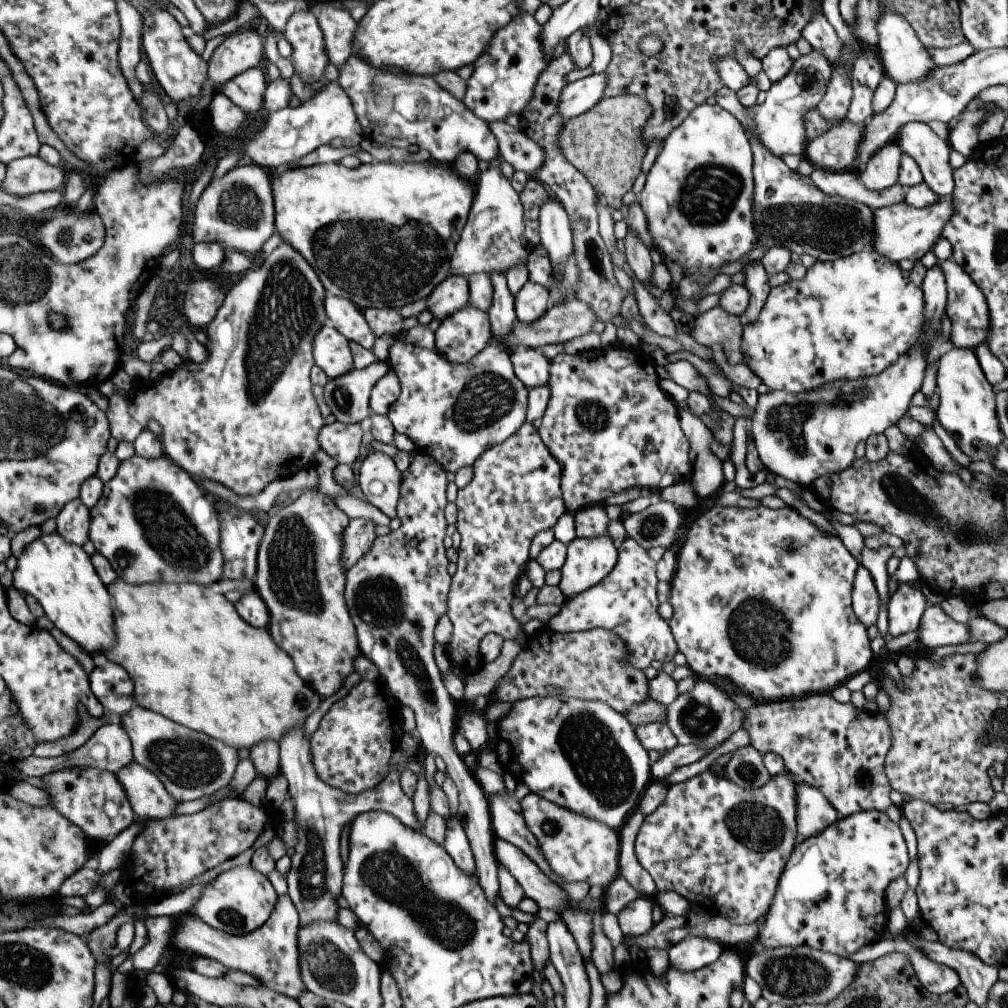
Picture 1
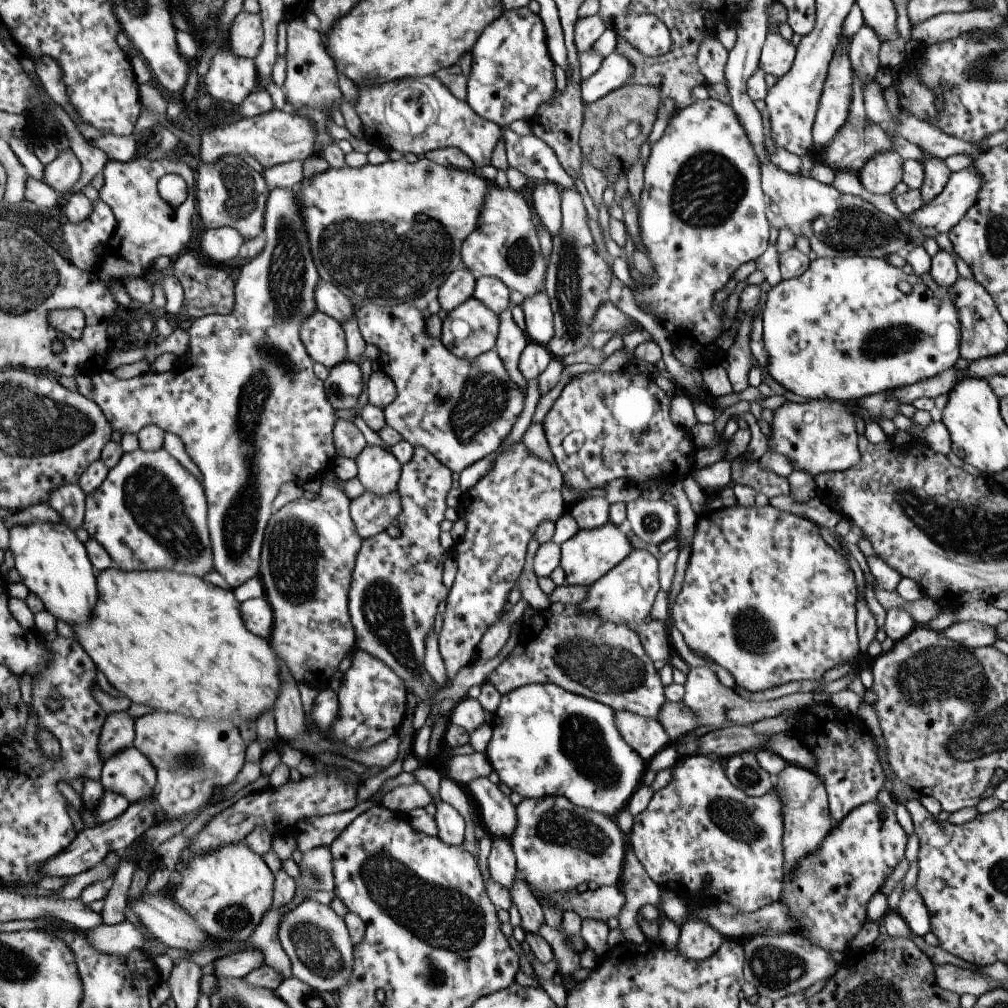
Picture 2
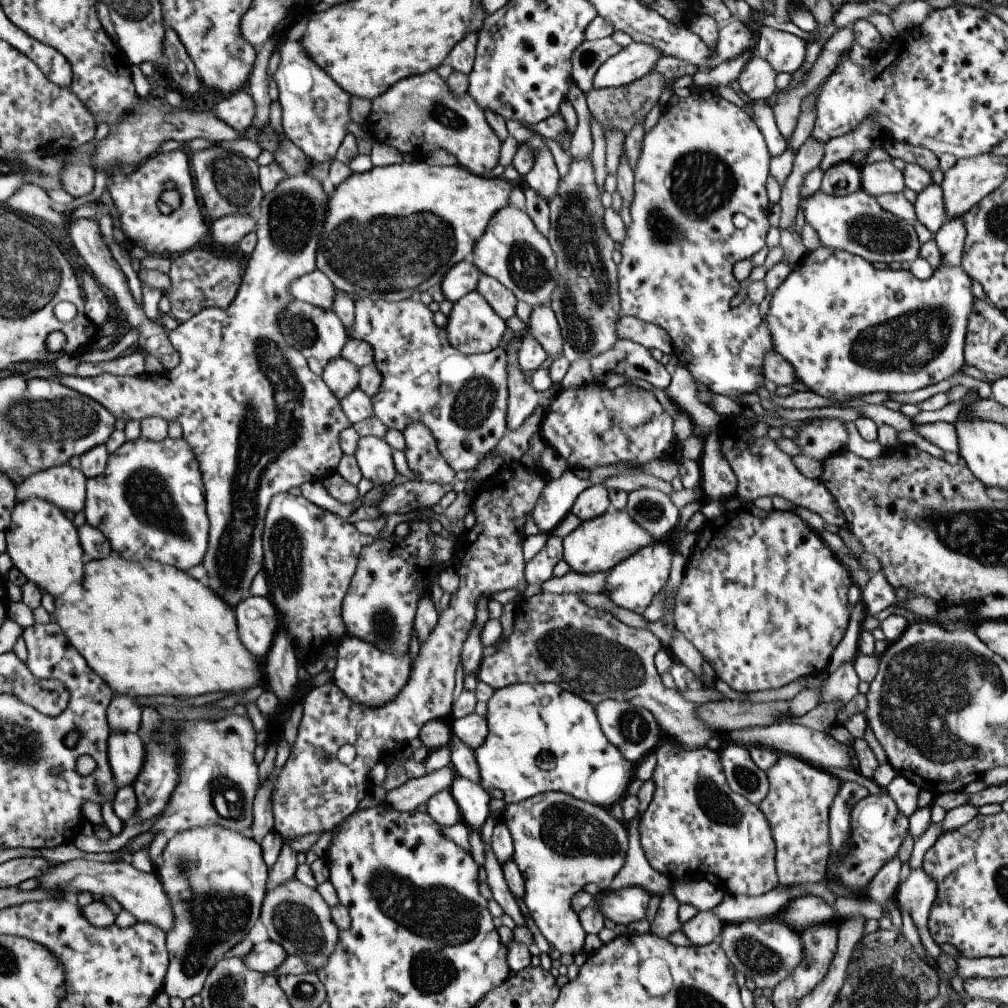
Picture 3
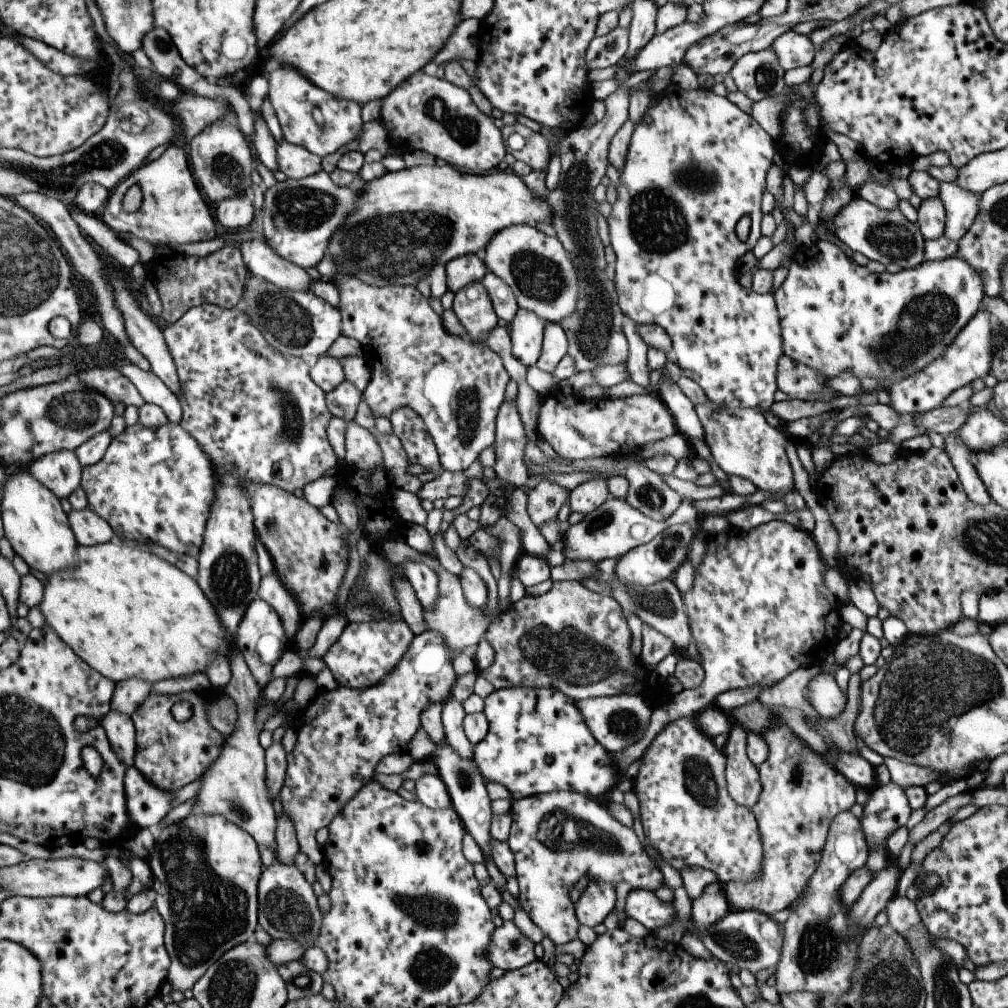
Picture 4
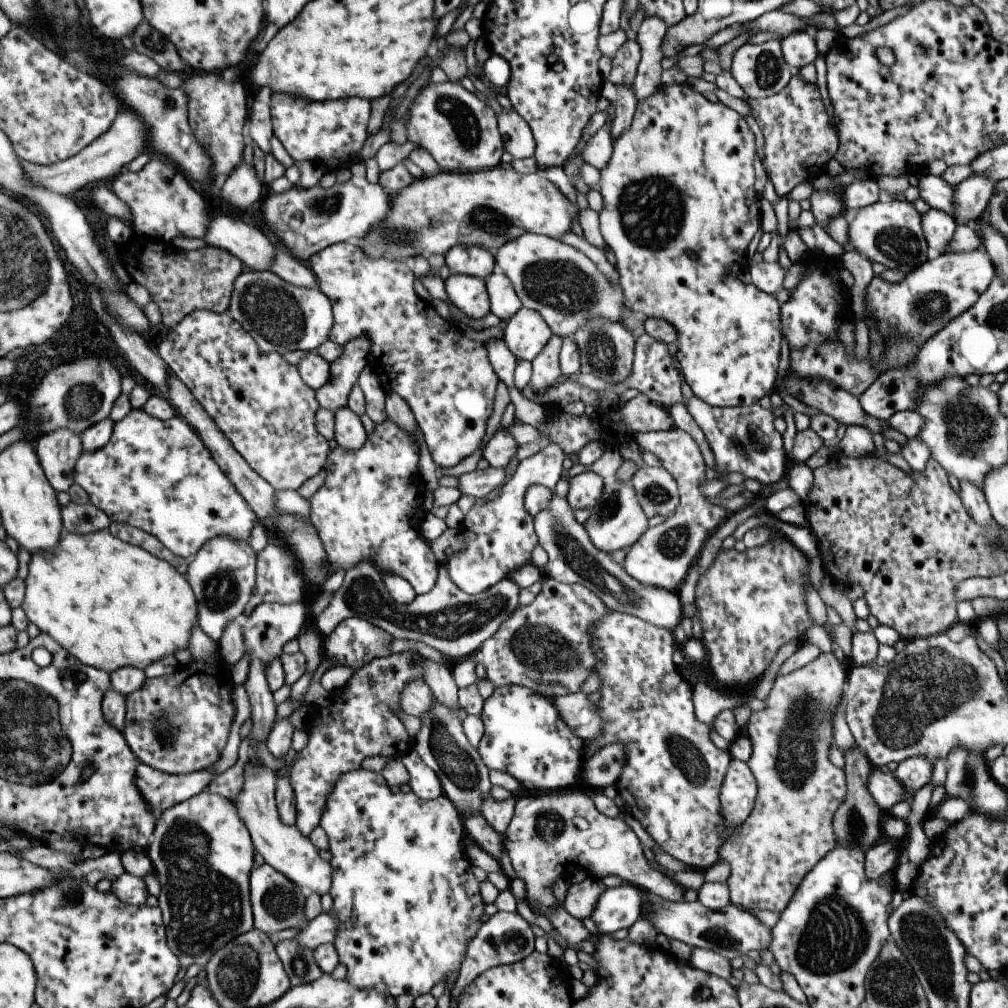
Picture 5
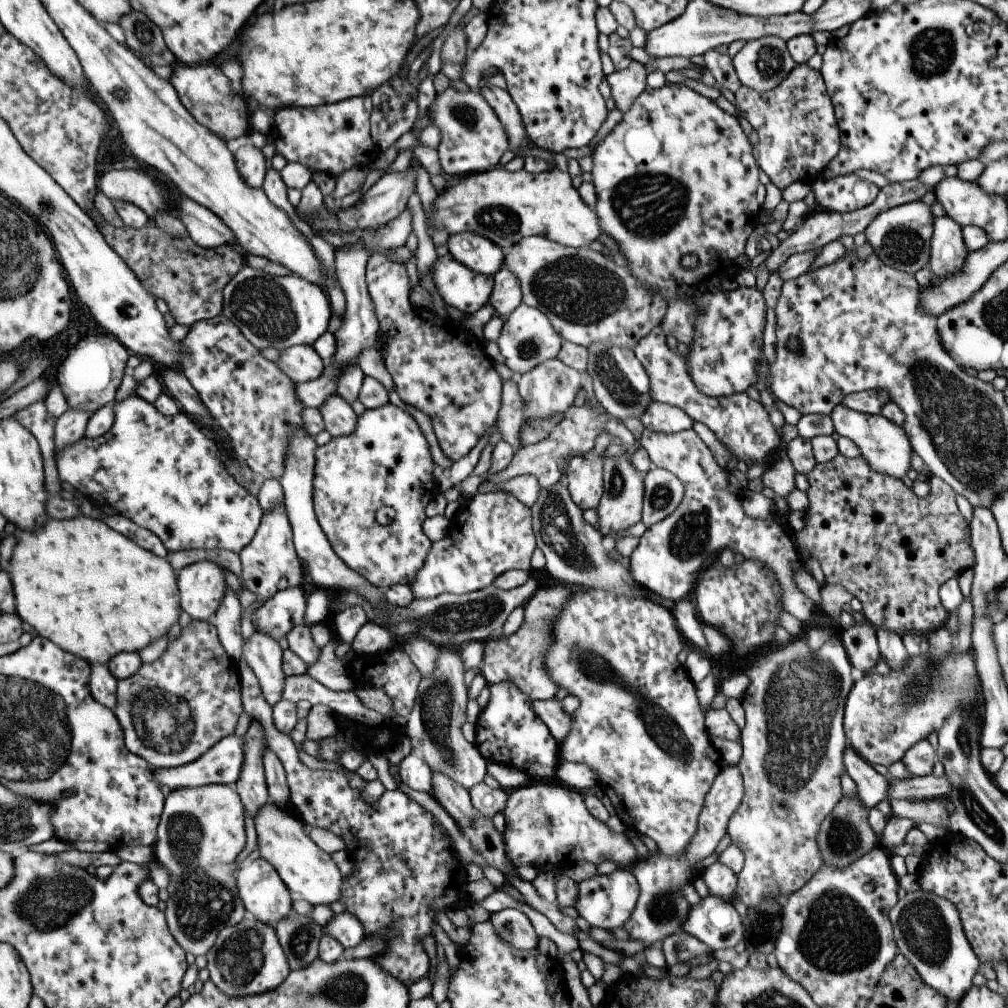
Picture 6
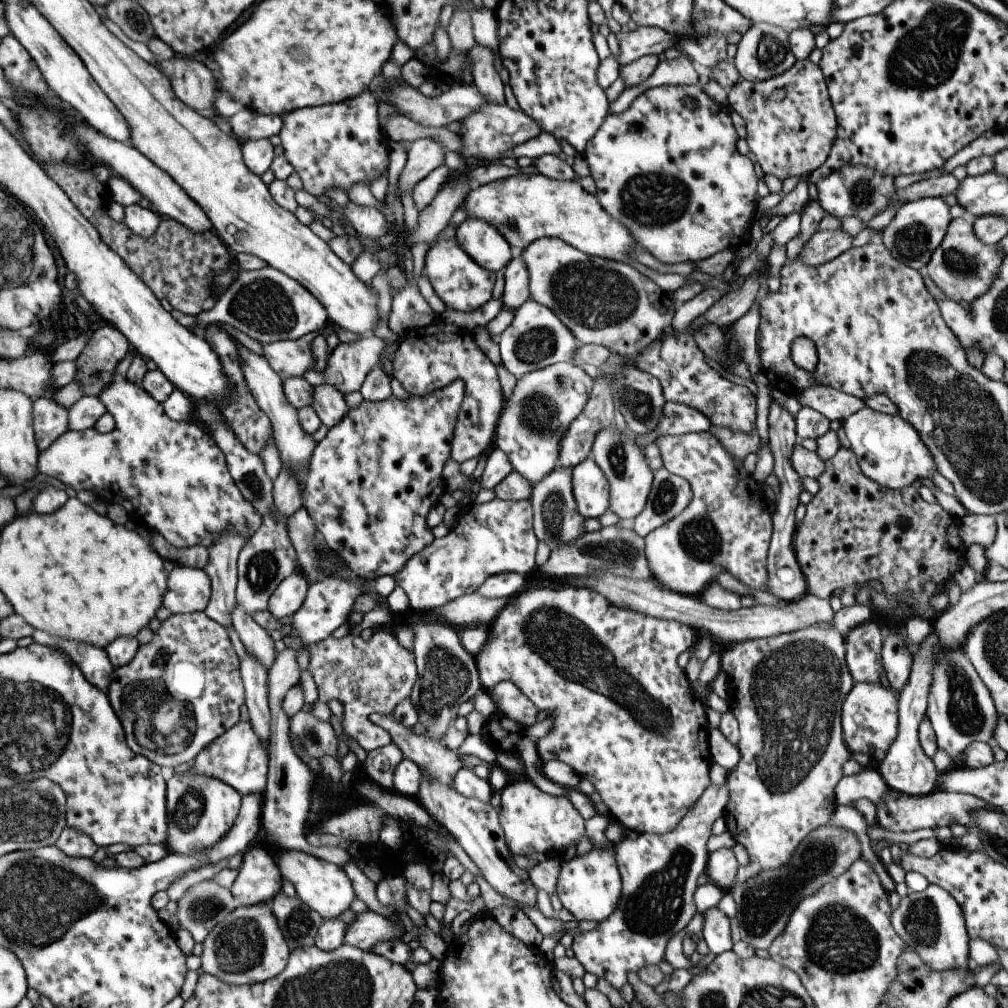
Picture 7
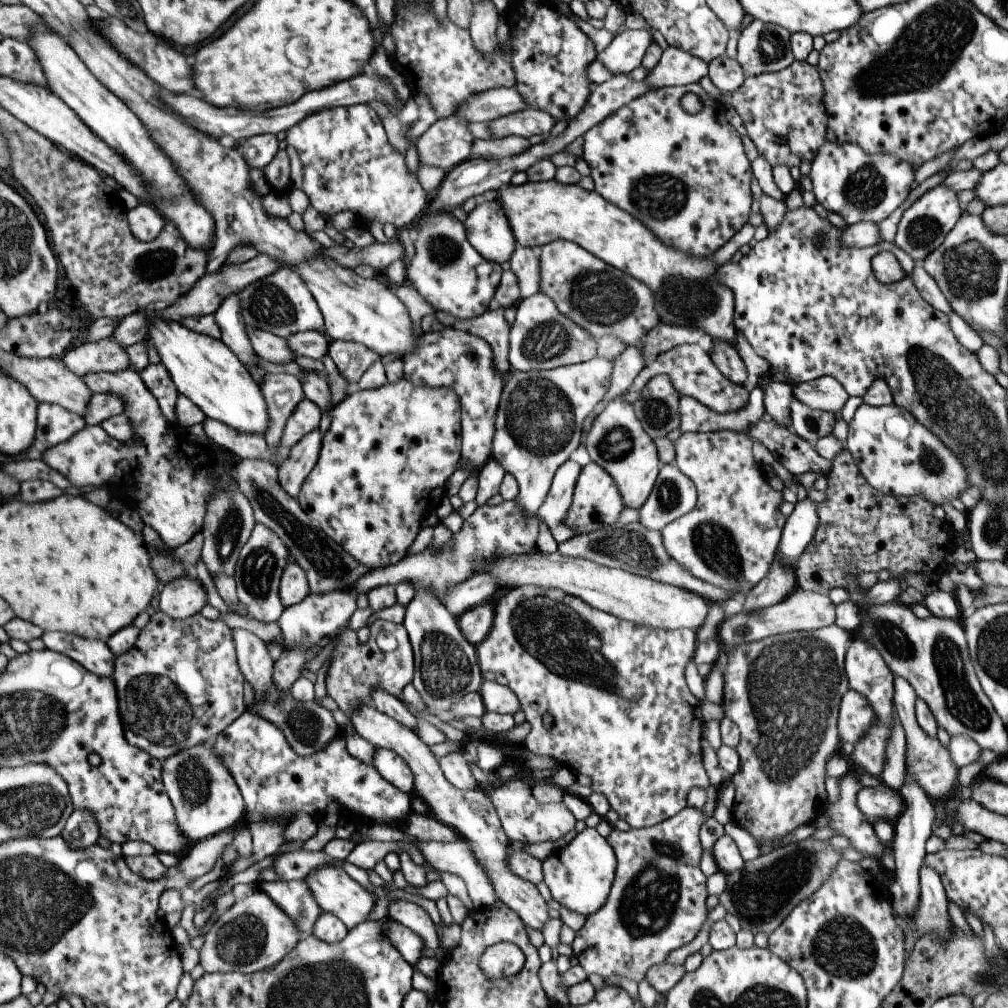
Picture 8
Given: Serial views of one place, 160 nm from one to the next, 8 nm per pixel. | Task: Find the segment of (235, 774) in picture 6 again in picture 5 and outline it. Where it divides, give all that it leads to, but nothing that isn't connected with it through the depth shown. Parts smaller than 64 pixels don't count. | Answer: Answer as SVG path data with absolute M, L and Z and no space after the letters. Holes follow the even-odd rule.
M139 763L134 770L134 783L143 802L145 802L153 816L157 817L158 814L170 809L177 803L183 802L193 795L199 794L203 791L205 786L207 788L207 784L215 777L209 772L210 769L211 767L208 767L207 769L195 771L186 775L168 775L159 772L150 766Z

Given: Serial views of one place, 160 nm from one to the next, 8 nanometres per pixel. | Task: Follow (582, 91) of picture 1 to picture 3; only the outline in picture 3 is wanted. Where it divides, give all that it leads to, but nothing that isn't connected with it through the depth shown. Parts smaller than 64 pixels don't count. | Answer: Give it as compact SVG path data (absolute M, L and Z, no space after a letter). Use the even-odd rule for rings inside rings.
M632 41L597 68L592 88L618 88L630 84L651 73L655 62L661 58L659 48Z

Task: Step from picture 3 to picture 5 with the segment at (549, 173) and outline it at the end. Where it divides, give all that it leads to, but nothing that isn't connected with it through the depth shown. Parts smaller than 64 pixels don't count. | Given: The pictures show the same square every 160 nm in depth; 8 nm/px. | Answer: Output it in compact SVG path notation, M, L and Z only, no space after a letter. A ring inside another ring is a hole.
M501 111L496 116L497 130L502 147L514 159L526 159L534 155L534 140L527 123L515 111Z

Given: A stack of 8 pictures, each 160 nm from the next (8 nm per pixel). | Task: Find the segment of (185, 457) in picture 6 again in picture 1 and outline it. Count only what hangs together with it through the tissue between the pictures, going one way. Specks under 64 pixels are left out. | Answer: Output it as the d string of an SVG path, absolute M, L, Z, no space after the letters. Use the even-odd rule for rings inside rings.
M134 454L120 462L115 476L103 483L99 500L88 511L88 540L124 583L189 582L209 586L221 579L223 562L219 548L218 512L198 482L165 454L156 459L144 459Z

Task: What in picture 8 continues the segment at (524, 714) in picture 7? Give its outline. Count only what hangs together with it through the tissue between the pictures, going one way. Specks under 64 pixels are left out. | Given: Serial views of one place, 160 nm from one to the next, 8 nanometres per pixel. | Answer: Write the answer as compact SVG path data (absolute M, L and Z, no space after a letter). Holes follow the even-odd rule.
M483 681L477 692L486 713L513 715L520 708L515 694L507 686L492 681Z

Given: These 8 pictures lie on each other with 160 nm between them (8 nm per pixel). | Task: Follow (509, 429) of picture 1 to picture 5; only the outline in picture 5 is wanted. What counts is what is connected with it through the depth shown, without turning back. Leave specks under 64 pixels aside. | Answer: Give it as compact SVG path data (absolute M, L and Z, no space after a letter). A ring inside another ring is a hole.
M343 241L333 243L323 250L314 254L307 260L307 267L317 278L318 289L329 299L333 315L333 326L331 326L328 339L335 344L342 345L347 341L352 341L356 336L363 336L369 341L368 356L365 357L364 368L370 370L373 375L376 375L377 382L380 383L381 390L385 395L398 394L411 409L416 424L421 430L423 442L431 456L432 461L437 467L455 466L459 464L463 458L467 458L473 452L477 452L481 448L481 440L485 434L485 422L491 414L491 406L493 406L493 398L495 396L495 386L499 381L496 372L492 369L491 363L487 358L486 346L484 343L474 341L465 341L461 332L453 326L453 323L439 317L435 310L431 307L431 303L421 299L413 290L413 273L405 263L391 262L384 258L370 259L363 254L363 251L356 245L354 241Z

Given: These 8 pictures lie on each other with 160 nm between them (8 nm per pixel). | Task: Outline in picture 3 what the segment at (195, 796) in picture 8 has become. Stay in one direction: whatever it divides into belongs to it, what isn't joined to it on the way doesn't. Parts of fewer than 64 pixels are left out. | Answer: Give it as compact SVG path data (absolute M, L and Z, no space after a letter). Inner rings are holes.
M197 826L177 832L167 840L154 873L173 912L173 926L164 934L168 966L161 992L169 998L191 999L199 995L209 970L224 958L225 952L245 939L257 922L268 884L268 869L263 863L260 846L252 839L221 826Z

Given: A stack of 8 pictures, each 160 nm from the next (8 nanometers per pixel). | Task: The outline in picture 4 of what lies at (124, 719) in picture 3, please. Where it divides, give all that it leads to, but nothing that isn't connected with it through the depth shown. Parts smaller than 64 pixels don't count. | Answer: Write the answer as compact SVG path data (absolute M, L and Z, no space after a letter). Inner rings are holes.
M136 678L116 682L110 698L110 708L126 717L131 717L147 698L150 690L149 683Z

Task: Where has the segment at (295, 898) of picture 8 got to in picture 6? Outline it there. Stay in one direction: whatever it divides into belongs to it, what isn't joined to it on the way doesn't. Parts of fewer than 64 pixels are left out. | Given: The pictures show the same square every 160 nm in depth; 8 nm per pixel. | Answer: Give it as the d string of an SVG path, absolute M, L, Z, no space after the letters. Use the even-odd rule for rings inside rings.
M310 912L297 914L296 917L293 913L287 914L275 924L274 932L289 970L305 968L309 962L318 958L321 926L313 922Z

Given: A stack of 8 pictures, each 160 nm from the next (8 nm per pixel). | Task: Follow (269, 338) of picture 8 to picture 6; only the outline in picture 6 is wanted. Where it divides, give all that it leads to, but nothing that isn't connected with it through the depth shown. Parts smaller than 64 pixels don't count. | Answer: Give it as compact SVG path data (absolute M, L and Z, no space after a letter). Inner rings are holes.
M301 344L279 350L275 366L293 382L293 384L316 380L325 368L311 345Z

